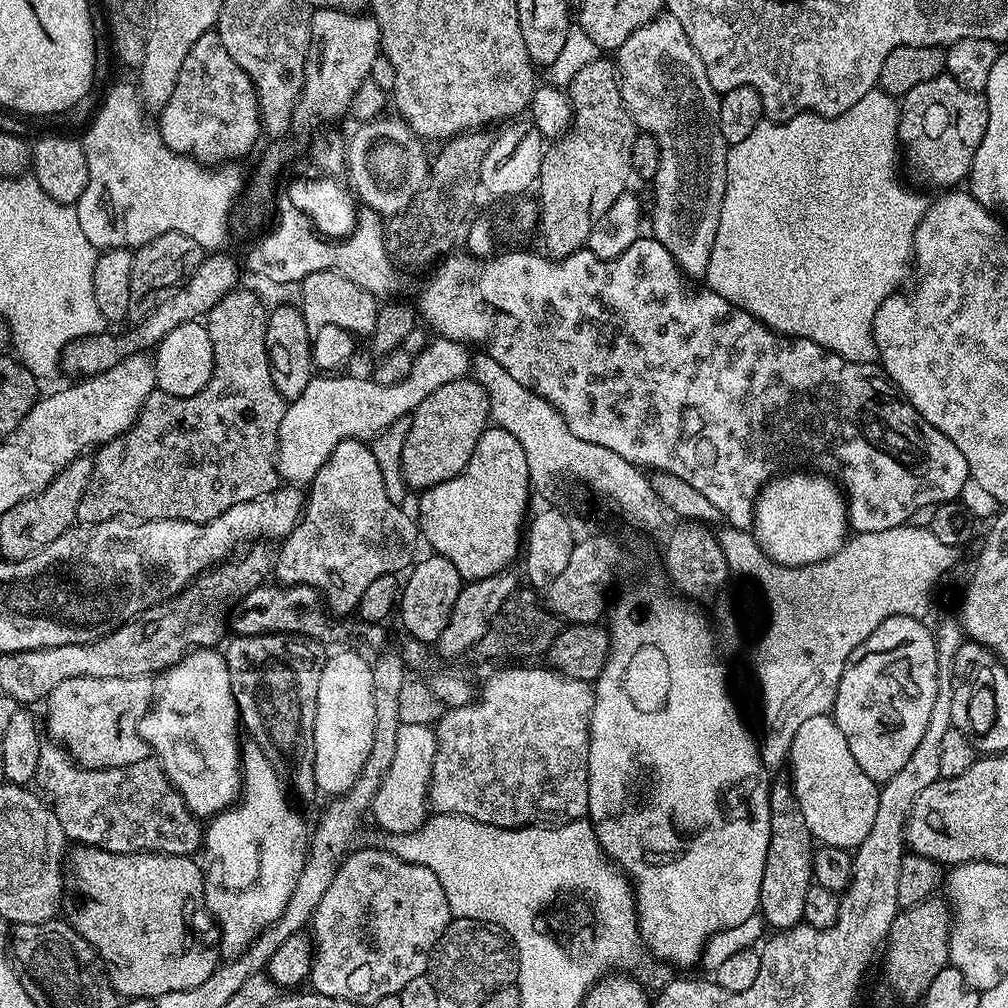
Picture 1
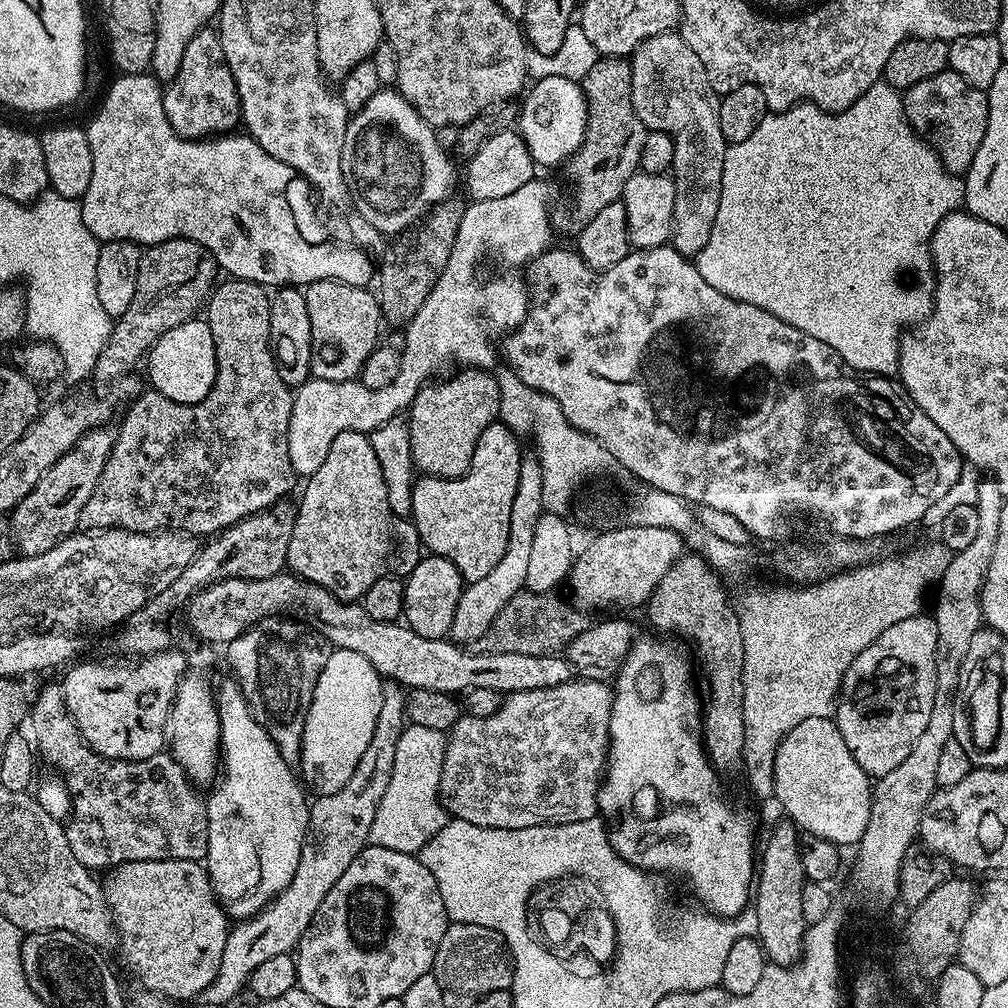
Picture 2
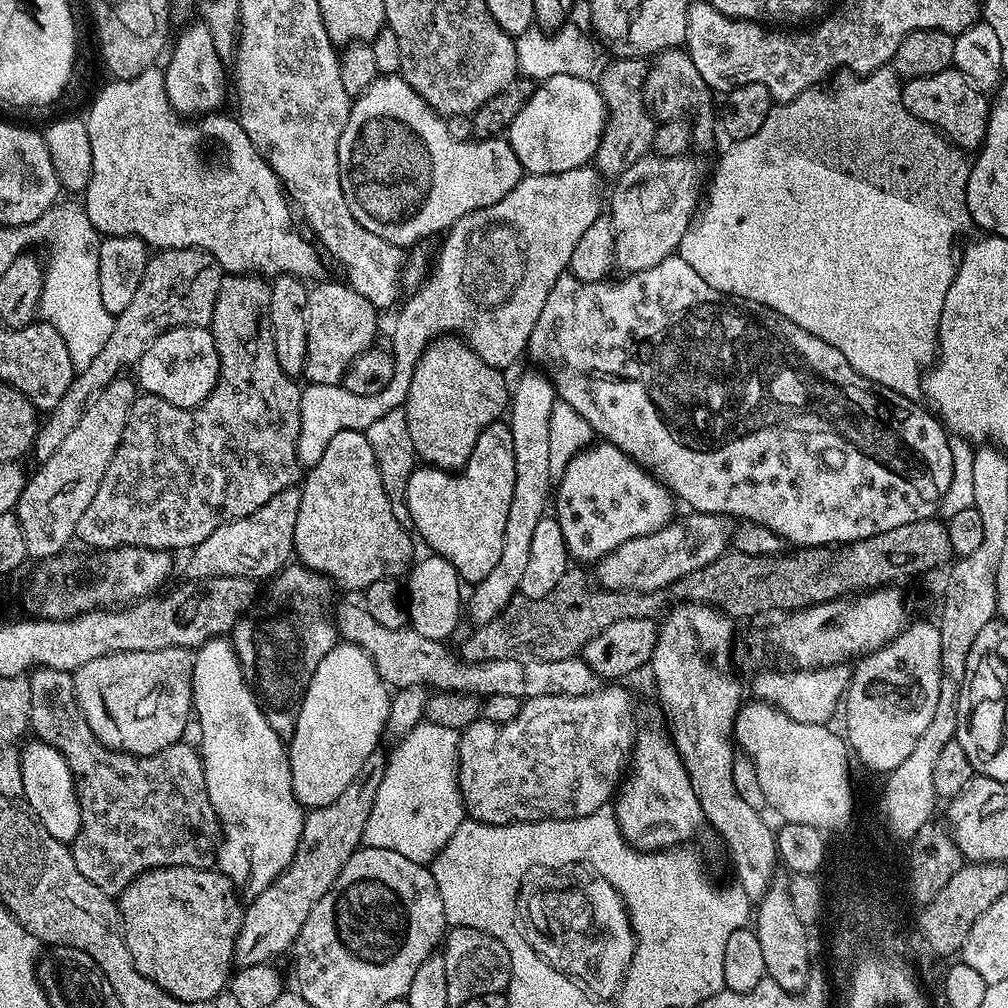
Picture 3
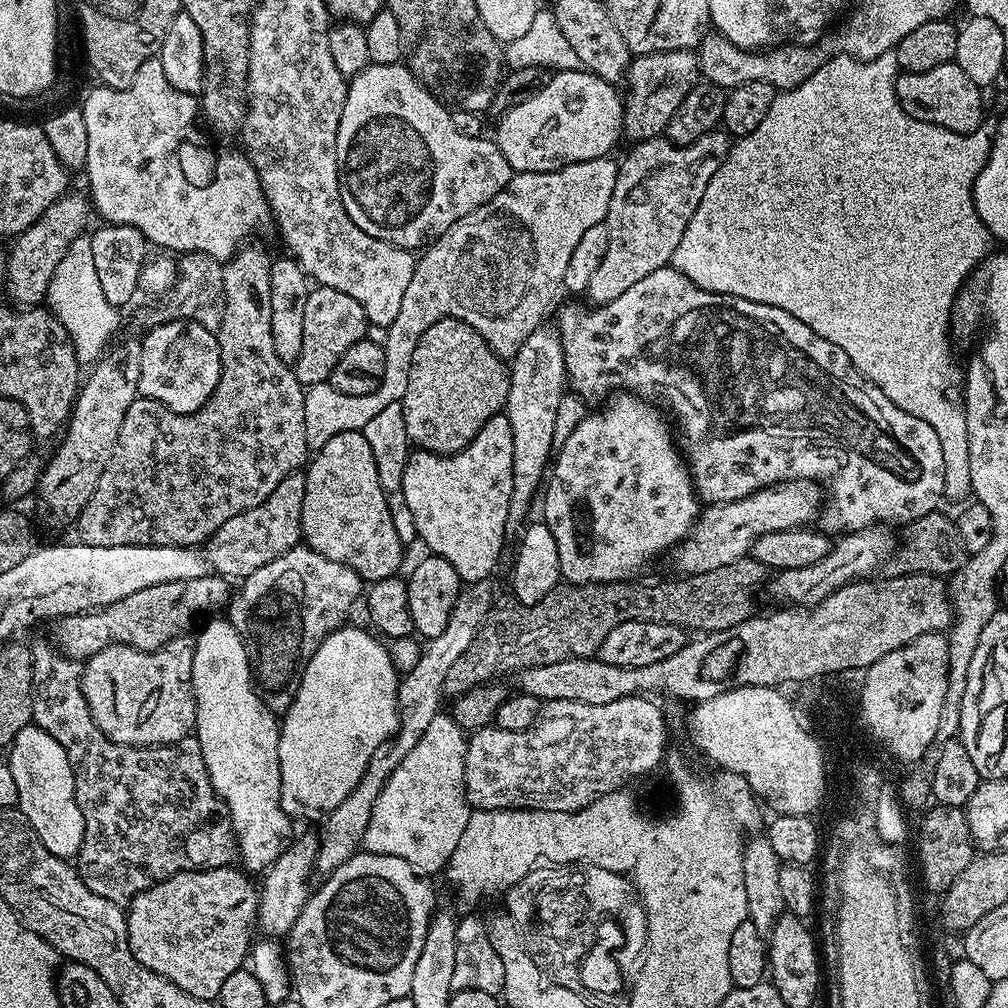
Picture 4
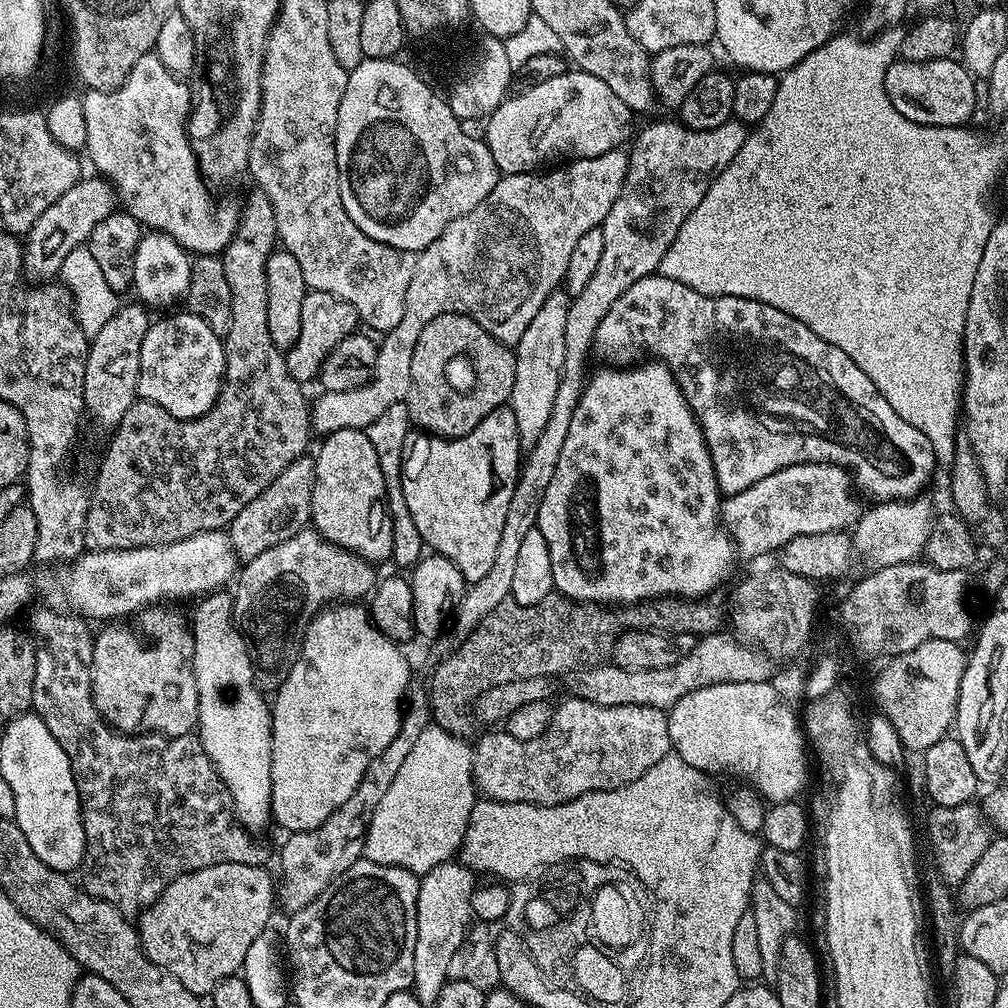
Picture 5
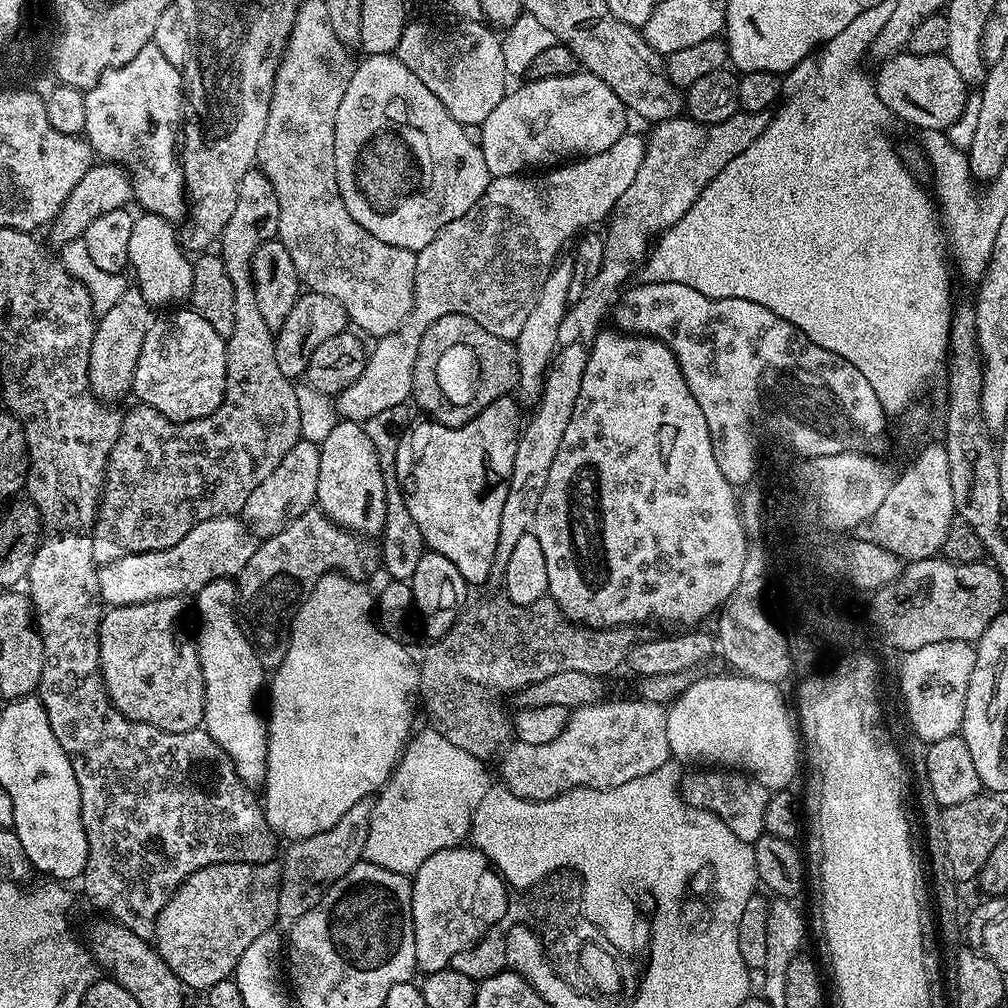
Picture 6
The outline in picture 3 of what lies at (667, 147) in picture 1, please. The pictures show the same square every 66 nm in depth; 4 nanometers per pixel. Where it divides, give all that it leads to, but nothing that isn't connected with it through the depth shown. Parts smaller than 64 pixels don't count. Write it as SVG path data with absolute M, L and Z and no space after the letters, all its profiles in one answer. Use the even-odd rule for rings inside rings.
M683 47L667 48L664 52L657 52L651 57L648 73L644 79L644 103L657 121L687 118L692 125L692 144L695 147L708 148L712 144L712 139L718 136L718 116L714 111L714 104L712 108L712 96L714 97L713 89L709 88L702 74L698 74L698 66L694 66L694 62Z

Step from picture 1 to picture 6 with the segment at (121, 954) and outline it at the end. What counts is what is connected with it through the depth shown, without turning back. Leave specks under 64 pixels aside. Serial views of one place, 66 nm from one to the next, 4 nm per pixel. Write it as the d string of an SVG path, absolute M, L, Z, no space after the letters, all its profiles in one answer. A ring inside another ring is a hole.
M279 859L261 864L215 864L206 866L182 882L170 902L162 906L162 914L156 919L154 947L158 955L170 966L170 970L184 983L185 989L207 990L217 982L229 979L238 966L239 958L254 938L261 937L276 924L278 890L280 889Z

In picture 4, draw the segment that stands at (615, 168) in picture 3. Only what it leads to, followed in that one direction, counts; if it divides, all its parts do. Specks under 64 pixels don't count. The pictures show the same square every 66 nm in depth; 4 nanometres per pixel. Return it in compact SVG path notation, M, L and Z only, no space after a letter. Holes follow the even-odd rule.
M690 48L637 55L630 65L630 80L631 76L632 89L623 97L624 136L632 142L653 140L655 136L664 136L674 110L682 106L686 94L701 79L700 58Z

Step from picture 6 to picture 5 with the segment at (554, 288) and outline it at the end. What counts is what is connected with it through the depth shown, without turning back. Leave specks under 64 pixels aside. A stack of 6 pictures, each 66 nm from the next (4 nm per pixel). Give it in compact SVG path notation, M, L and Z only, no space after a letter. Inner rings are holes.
M551 292L546 302L542 302L538 314L534 314L530 326L526 326L522 338L514 345L516 369L510 407L518 422L520 447L524 450L538 442L538 434L542 434L546 422L550 422L550 410L554 410L554 394L558 394L558 382L566 358L566 314L569 303L567 292Z

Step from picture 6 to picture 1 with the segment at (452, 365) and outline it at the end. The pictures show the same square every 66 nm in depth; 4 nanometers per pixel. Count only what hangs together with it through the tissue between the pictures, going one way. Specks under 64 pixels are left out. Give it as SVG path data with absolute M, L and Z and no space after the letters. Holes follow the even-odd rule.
M473 378L438 386L411 415L410 434L402 445L402 474L409 489L433 488L457 476L470 462L478 438L489 427L487 392Z

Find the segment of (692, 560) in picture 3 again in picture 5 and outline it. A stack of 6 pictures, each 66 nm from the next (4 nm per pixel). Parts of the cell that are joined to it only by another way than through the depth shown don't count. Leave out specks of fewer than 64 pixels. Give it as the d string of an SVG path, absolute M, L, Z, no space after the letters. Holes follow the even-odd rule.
M795 464L762 478L762 482L754 482L754 486L738 494L724 496L720 523L732 537L739 555L751 558L775 553L799 535L851 529L862 515L859 502L848 469L839 464Z

